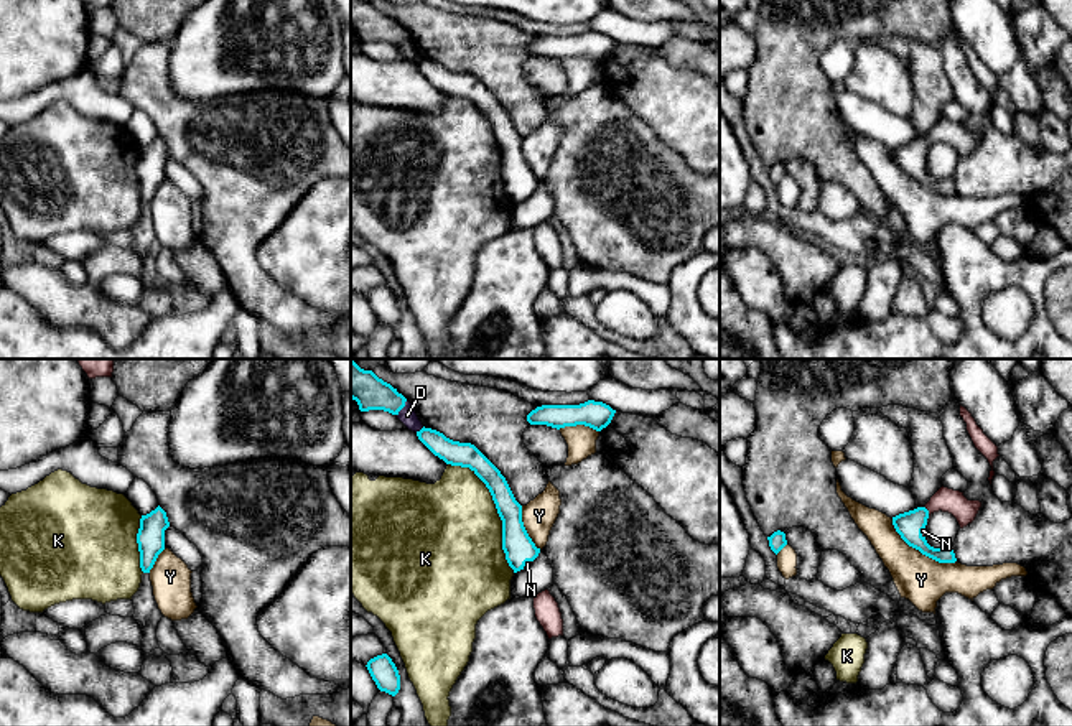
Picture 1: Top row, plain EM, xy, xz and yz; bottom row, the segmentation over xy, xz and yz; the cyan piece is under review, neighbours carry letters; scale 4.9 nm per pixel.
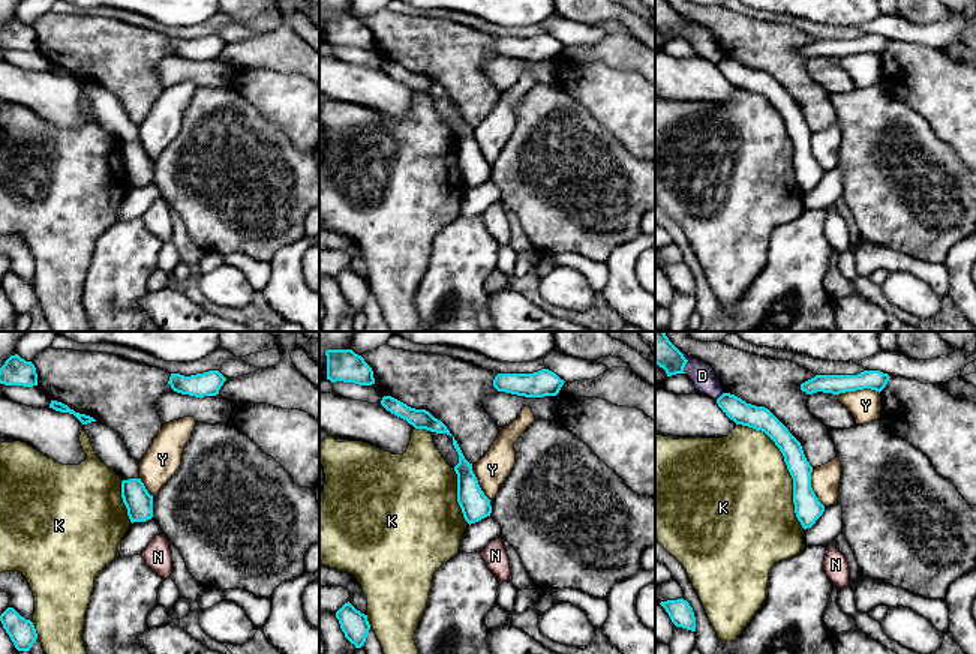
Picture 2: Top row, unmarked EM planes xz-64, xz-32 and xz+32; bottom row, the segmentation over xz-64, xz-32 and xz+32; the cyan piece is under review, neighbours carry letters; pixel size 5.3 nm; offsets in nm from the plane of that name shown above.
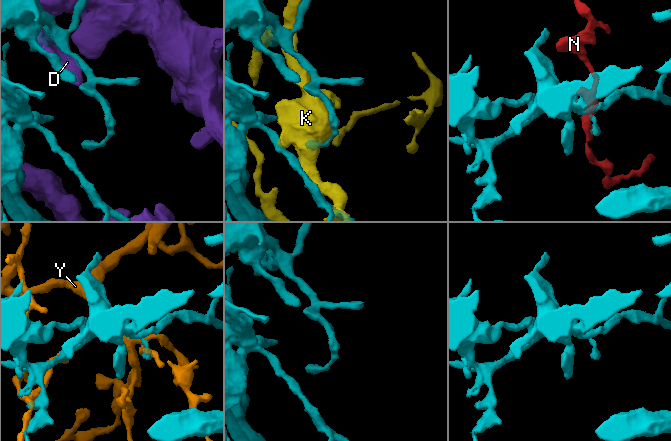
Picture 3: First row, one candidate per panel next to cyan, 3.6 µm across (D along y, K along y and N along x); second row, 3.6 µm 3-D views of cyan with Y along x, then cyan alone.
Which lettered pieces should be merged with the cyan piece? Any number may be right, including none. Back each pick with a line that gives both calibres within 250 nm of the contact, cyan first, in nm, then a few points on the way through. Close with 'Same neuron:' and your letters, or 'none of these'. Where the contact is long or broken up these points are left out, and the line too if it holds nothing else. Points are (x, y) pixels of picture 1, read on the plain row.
N: calibres 140 and 120 nm; way yz (909, 157), (927, 142), (946, 130)
Same neuron: N

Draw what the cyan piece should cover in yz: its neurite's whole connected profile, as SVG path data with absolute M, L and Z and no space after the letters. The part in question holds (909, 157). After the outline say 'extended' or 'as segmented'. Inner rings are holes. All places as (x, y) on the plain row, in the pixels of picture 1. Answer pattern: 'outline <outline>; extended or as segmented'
outline M942 117L924 138L893 148L893 156L901 170L922 186L939 194L955 194L957 189L952 179L934 179L927 175L927 150L939 142L948 143L957 150L960 160L963 160L975 151L980 138L980 132L968 132L963 123Z; extended

